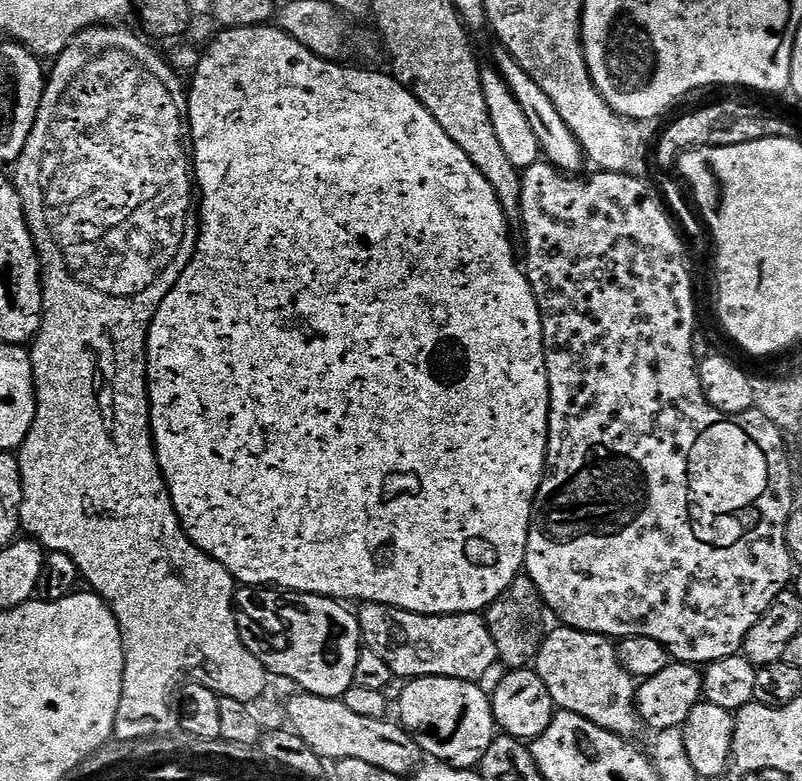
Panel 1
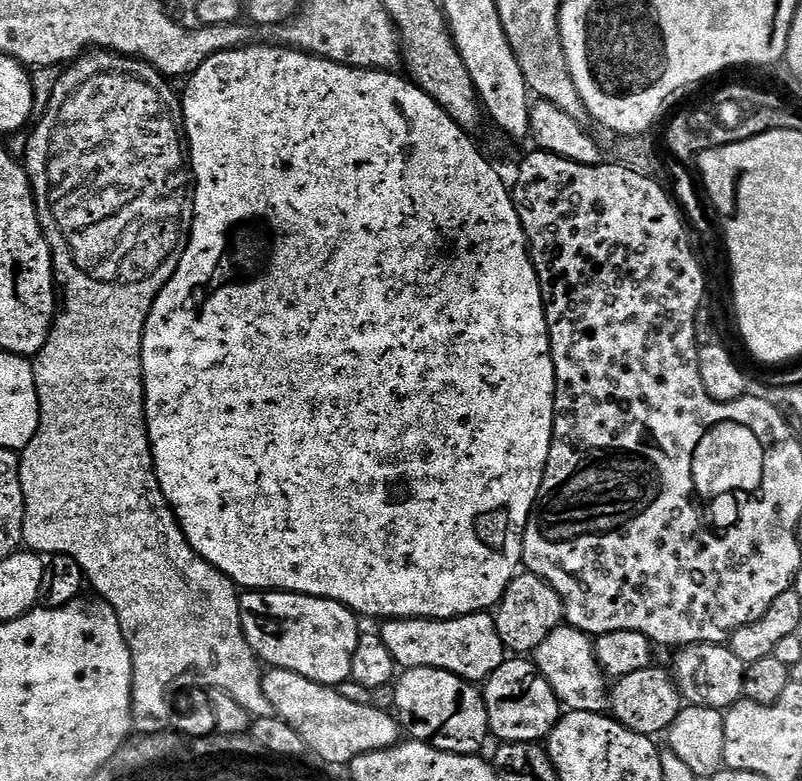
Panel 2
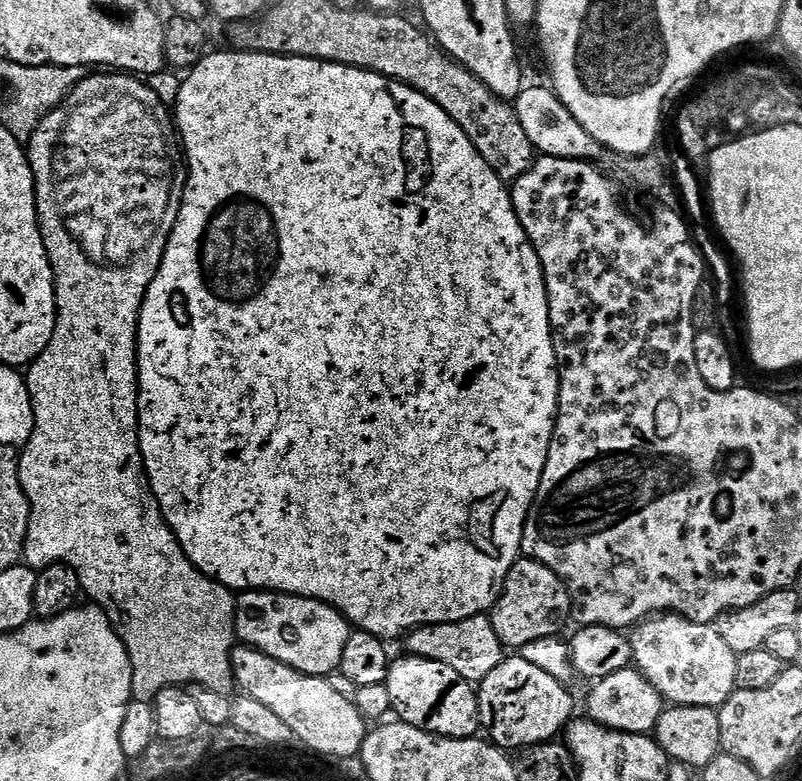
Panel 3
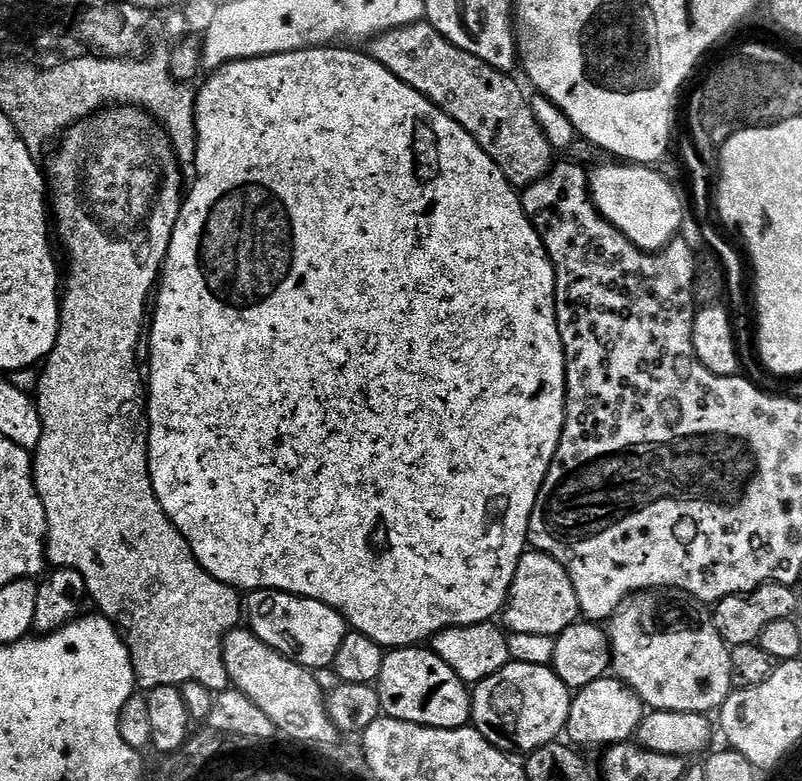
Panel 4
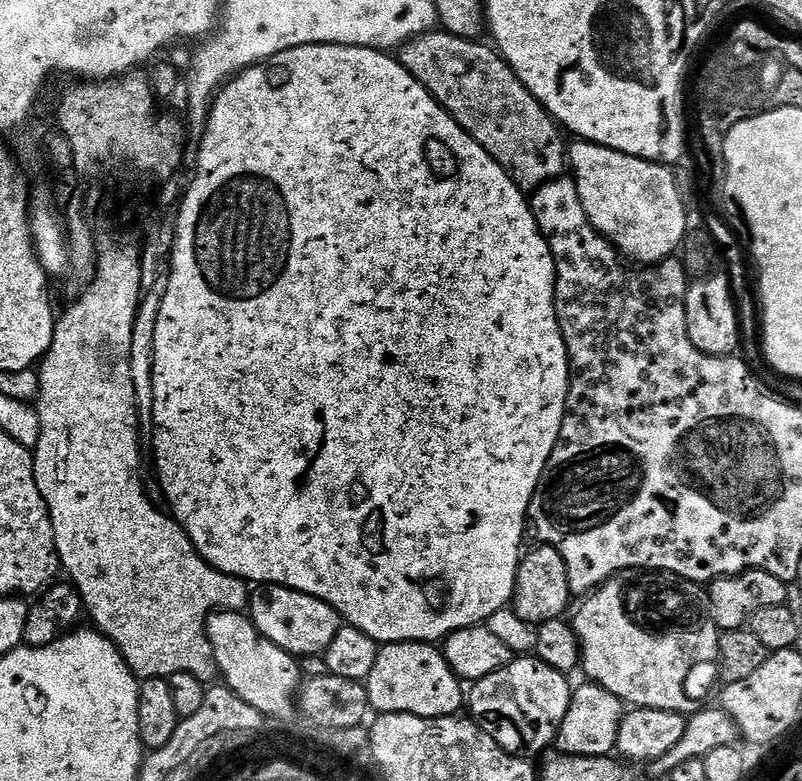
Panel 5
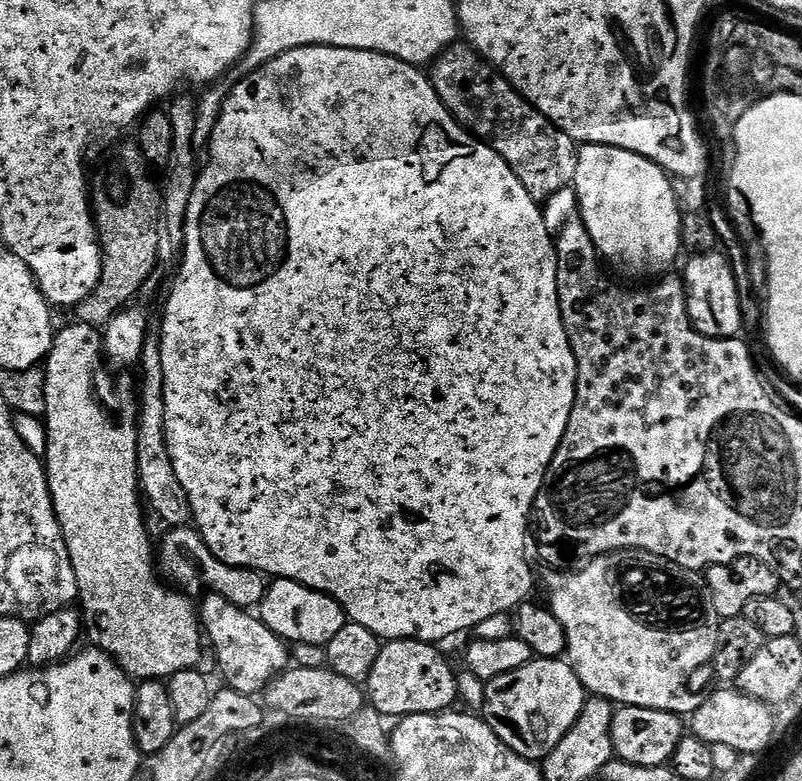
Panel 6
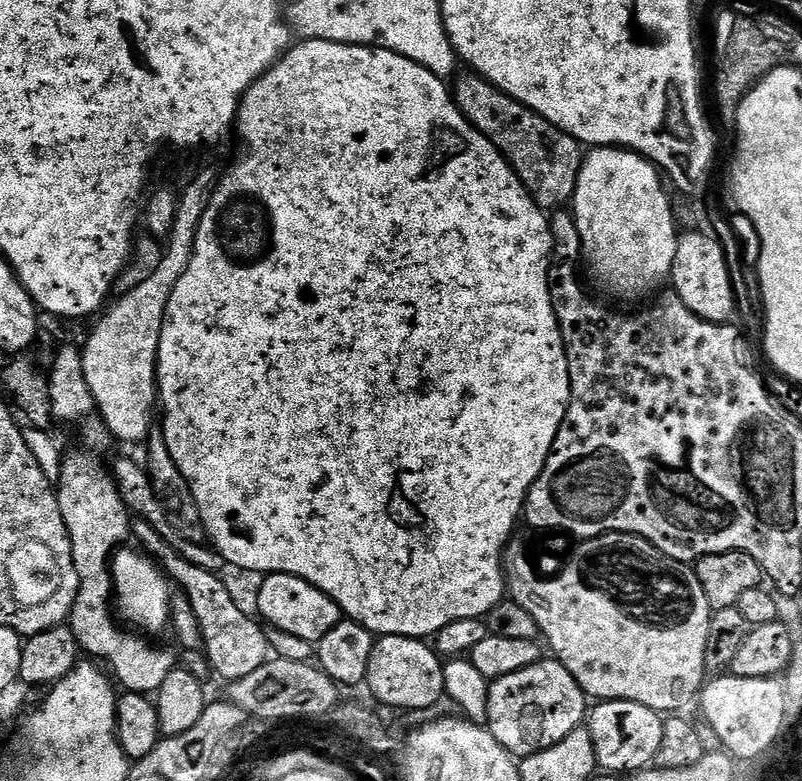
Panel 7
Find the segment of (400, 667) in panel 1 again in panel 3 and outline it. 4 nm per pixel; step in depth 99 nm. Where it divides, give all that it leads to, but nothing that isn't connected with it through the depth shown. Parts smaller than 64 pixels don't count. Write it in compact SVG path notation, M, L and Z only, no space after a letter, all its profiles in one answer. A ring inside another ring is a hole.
M487 615L466 618L462 622L424 624L407 633L407 651L418 658L430 658L430 662L443 662L450 670L462 674L462 678L479 682L490 674L506 658L506 649L499 641Z

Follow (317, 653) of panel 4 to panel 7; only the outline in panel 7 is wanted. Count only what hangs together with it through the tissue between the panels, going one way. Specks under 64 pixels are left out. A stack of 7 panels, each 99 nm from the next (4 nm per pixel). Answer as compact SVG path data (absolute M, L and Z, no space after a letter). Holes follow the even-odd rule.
M273 572L265 575L260 584L260 593L256 596L256 608L260 611L259 619L265 625L294 635L295 638L318 642L334 630L342 619L342 613L333 600L310 582L297 576Z

